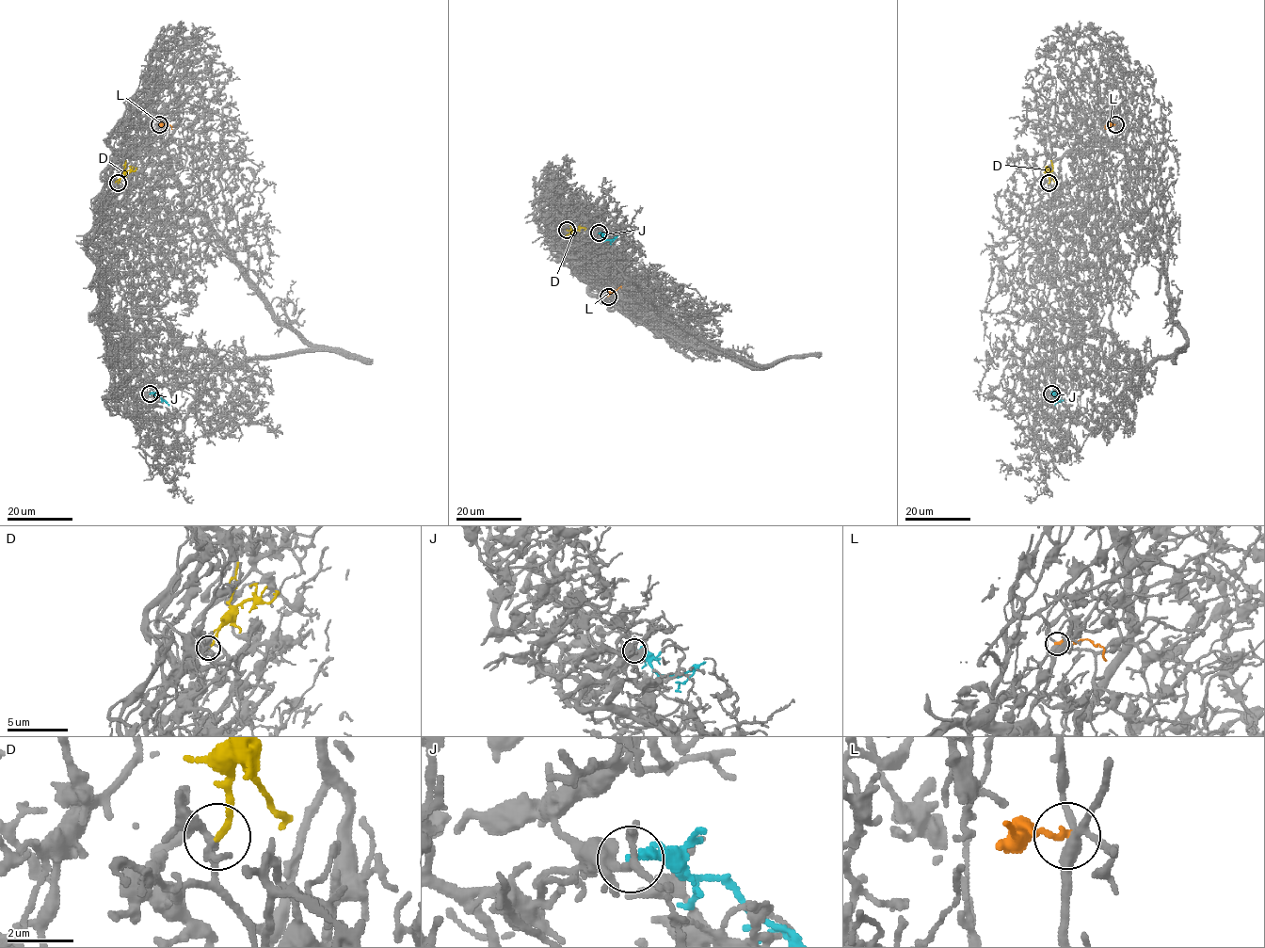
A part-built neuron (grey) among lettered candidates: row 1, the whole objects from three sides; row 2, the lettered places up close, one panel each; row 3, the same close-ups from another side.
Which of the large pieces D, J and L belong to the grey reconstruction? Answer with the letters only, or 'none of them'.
D

